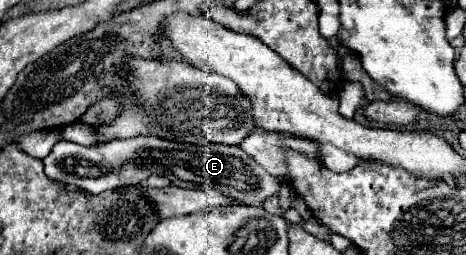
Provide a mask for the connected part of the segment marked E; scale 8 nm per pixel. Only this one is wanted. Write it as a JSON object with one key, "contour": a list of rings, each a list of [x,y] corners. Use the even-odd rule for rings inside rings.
{"contour":[[[132,137],[114,139],[94,147],[84,147],[72,141],[58,141],[48,157],[44,157],[44,171],[50,179],[74,185],[88,193],[102,193],[108,189],[118,189],[124,185],[138,185],[146,181],[152,173],[164,175],[176,187],[196,187],[196,189],[216,189],[234,201],[244,205],[262,205],[270,195],[276,195],[282,183],[276,177],[268,177],[252,157],[248,157],[240,147],[230,145],[188,145],[166,141],[160,137]],[[80,167],[98,167],[98,177],[84,177]]]}

